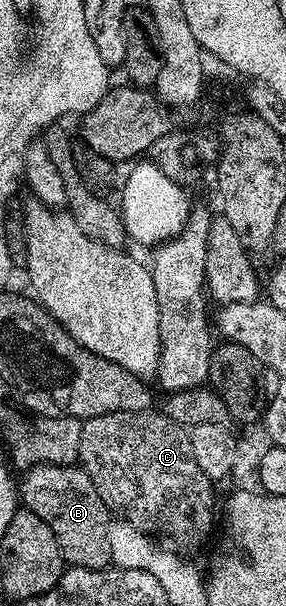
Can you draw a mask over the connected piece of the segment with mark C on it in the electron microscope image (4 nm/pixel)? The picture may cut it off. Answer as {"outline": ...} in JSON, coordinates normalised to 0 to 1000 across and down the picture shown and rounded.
{"outline":[[[423,678],[416,682],[360,682],[339,688],[311,688],[287,700],[287,731],[280,733],[276,766],[315,784],[315,790],[329,797],[339,810],[360,817],[374,827],[381,842],[395,848],[423,847],[437,853],[430,856],[451,868],[486,873],[493,878],[521,883],[556,883],[591,886],[601,893],[619,893],[643,906],[685,906],[727,884],[741,880],[741,858],[762,853],[762,827],[755,833],[755,814],[741,809],[748,800],[745,789],[727,787],[706,777],[706,771],[692,771],[692,764],[678,764],[678,738],[664,738],[664,724],[657,723],[661,710],[647,703],[629,701],[619,695],[605,695],[598,688],[570,680],[549,678],[493,678],[486,682],[451,682]]]}

